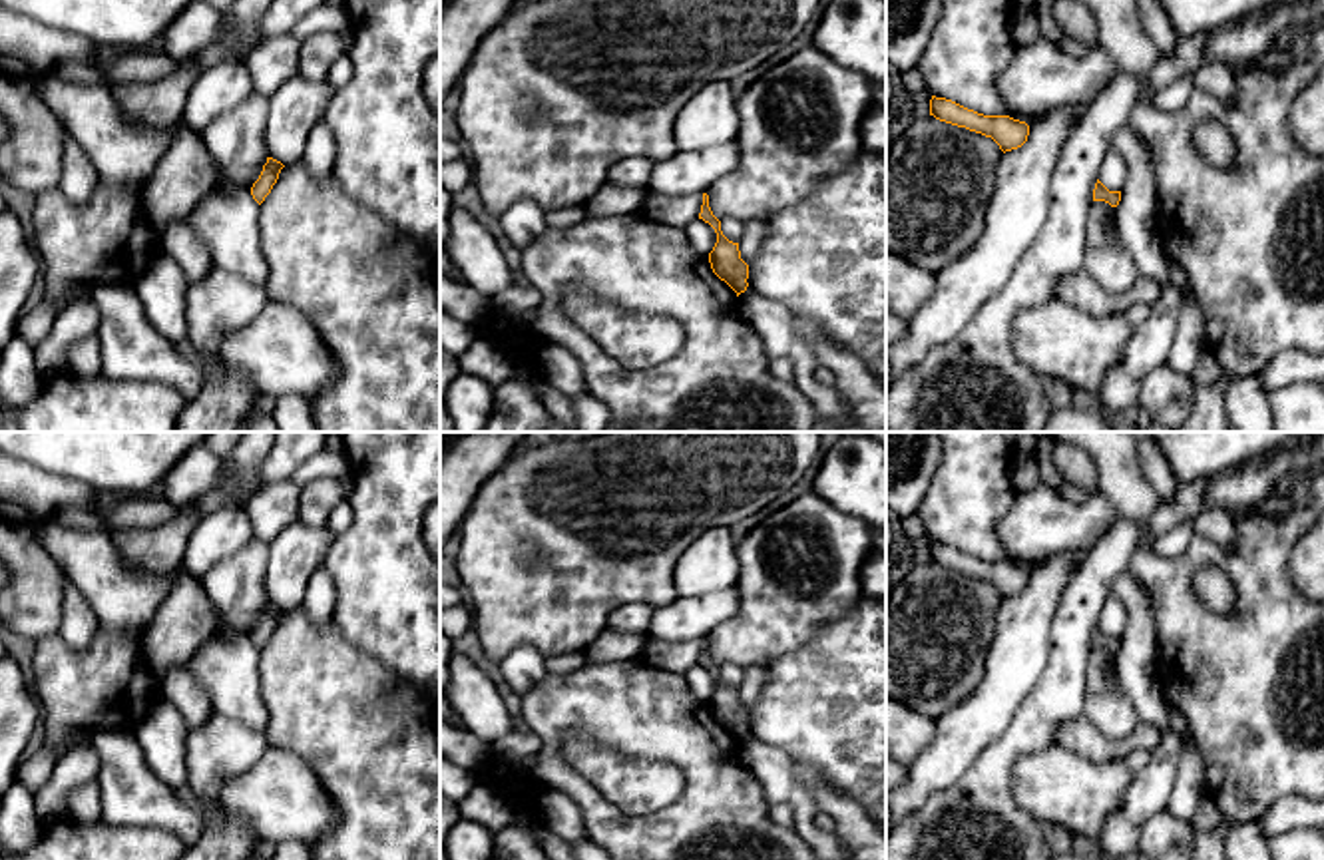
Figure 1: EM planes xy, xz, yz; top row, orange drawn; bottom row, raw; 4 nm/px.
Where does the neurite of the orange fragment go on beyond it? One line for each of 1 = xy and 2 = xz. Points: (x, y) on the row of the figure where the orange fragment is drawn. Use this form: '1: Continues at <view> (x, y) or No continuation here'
1: No continuation here
2: No continuation here

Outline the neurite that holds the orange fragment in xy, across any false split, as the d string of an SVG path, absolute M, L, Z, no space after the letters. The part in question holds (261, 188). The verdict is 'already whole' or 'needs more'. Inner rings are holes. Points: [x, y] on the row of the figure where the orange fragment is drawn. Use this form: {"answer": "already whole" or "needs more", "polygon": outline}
{"answer": "already whole", "polygon": "M267 157L259 179L251 187L253 199L261 205L265 197L271 193L273 185L279 179L279 173L285 165L273 157Z"}

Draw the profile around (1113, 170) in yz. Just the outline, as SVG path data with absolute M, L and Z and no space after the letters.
M1109 149L1103 163L1101 163L1099 181L1109 191L1121 191L1125 177L1127 177L1127 165L1125 165L1123 155L1115 149Z

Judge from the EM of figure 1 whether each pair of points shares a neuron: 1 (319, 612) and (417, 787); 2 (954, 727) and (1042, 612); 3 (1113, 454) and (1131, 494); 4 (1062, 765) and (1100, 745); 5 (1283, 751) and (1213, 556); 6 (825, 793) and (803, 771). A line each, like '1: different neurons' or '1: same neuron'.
1: different neurons
2: same neuron
3: same neuron
4: different neurons
5: same neuron
6: same neuron

